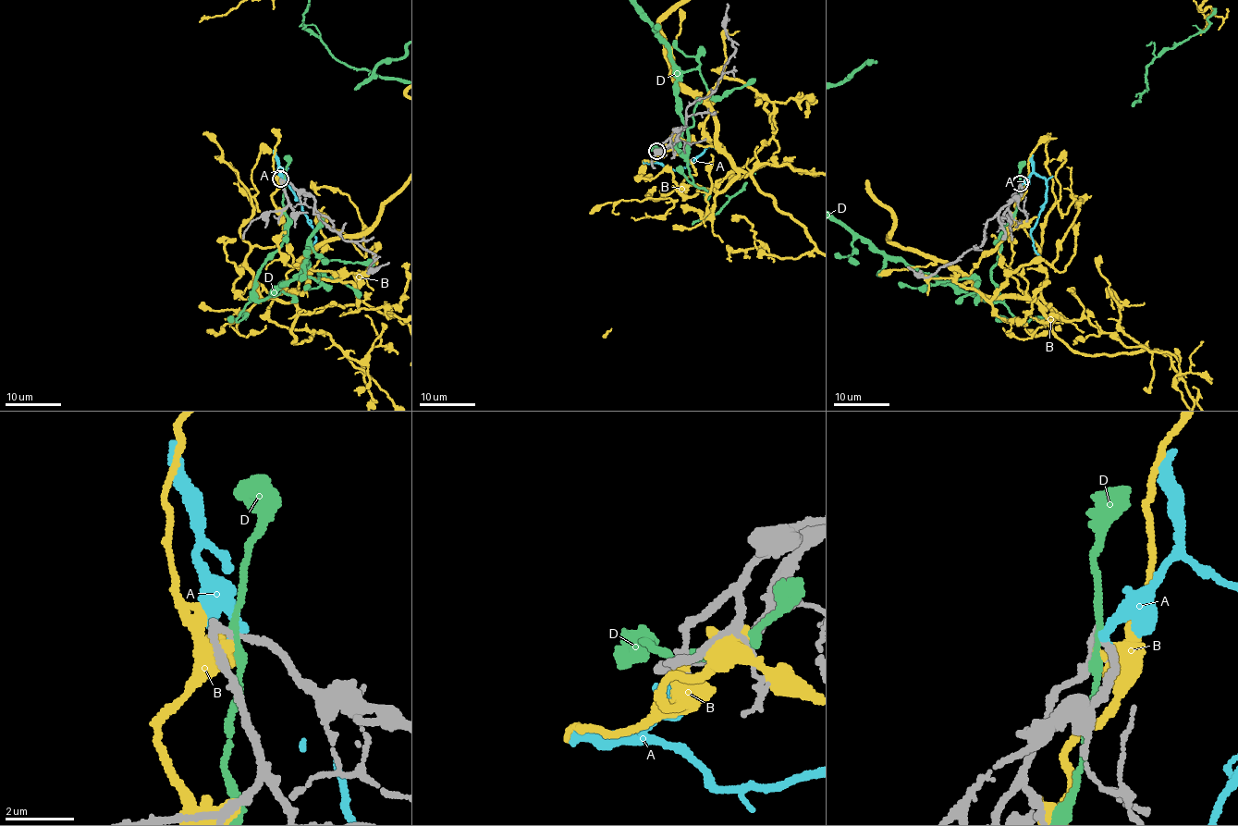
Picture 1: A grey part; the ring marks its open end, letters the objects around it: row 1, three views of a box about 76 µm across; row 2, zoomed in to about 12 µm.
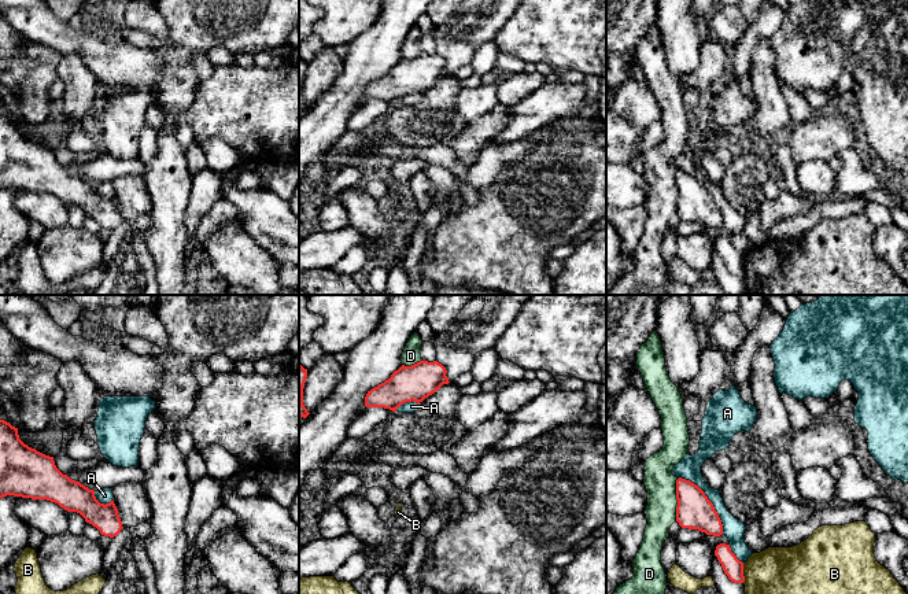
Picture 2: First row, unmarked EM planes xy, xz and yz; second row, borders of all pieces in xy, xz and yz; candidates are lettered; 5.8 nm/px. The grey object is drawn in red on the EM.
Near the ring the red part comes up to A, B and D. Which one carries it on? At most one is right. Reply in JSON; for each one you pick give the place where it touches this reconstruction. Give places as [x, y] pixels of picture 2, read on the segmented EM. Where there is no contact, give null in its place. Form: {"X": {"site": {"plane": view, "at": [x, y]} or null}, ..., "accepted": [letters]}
{"accepted": []}

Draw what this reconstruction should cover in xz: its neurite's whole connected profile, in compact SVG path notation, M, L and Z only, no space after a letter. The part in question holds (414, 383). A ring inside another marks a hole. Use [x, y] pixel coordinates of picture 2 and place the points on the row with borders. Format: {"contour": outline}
{"contour": "M420 361L411 366L402 365L388 380L368 391L366 407L384 407L392 412L406 402L422 402L449 384L446 368L438 361Z"}

